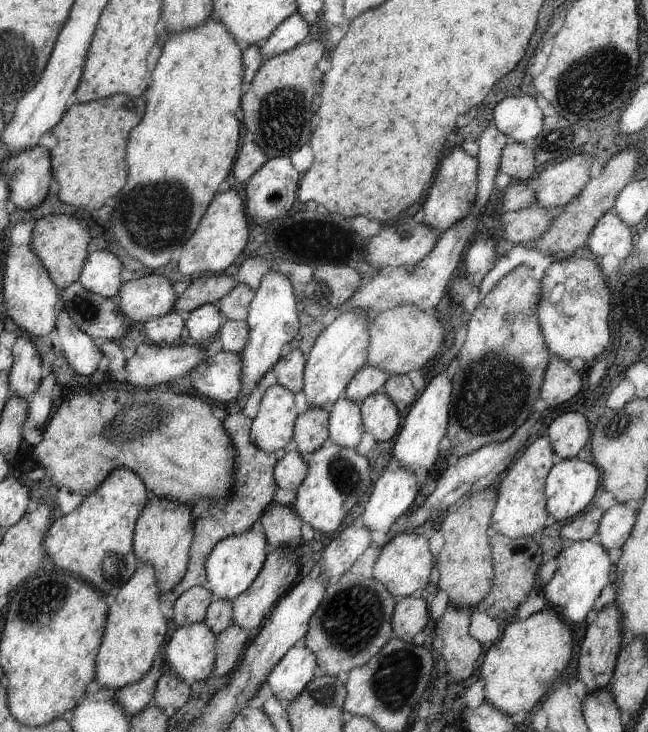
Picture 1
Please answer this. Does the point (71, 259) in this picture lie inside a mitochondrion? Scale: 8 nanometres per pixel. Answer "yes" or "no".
no

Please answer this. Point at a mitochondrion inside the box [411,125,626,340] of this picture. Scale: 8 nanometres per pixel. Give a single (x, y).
(555, 142)

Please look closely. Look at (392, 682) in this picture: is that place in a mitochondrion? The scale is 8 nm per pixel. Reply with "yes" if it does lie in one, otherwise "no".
yes

